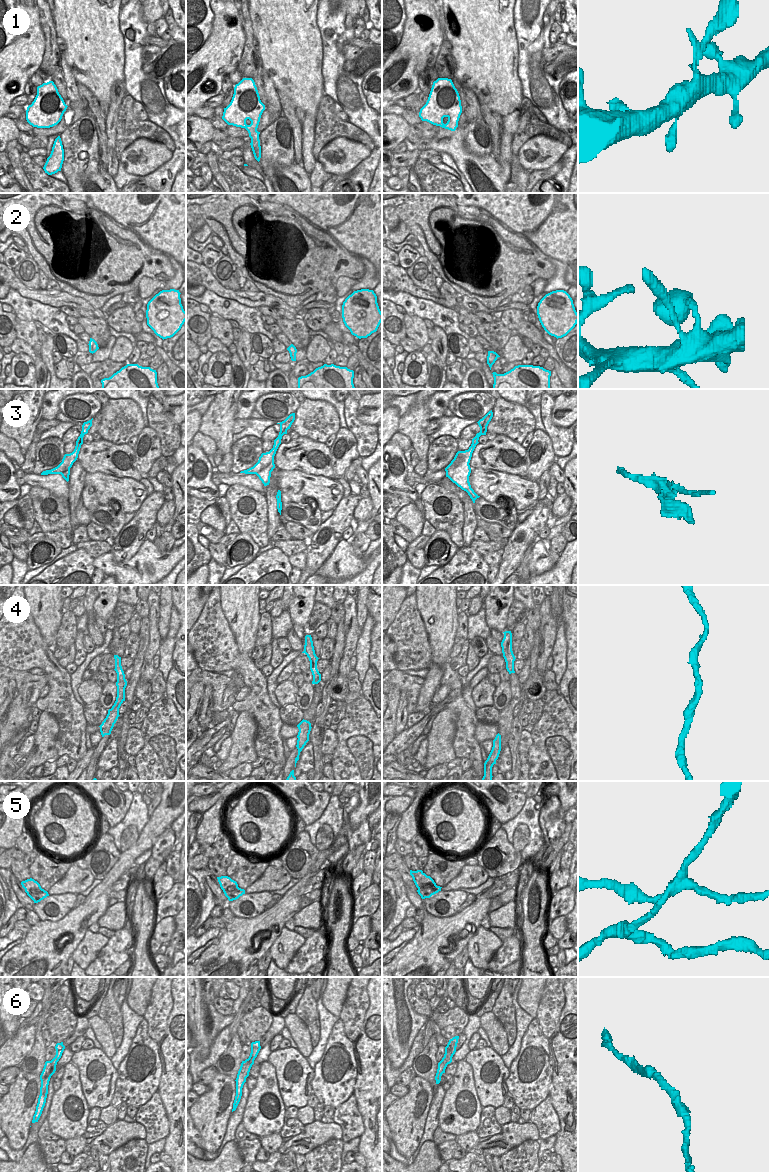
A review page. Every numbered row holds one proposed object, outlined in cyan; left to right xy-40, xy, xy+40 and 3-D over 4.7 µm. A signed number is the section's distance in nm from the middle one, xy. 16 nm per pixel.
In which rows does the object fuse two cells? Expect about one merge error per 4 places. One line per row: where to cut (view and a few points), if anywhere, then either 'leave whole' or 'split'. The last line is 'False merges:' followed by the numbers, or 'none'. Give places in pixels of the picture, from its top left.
1: no cut | leave whole
2: no cut | leave whole
3: xy+40 (465, 450), (466, 456), (464, 459), (446, 471) | split
4: no cut | leave whole
5: xy+40 (435, 883), (431, 887), (418, 888) | split
6: no cut | leave whole
False merges: 3, 5

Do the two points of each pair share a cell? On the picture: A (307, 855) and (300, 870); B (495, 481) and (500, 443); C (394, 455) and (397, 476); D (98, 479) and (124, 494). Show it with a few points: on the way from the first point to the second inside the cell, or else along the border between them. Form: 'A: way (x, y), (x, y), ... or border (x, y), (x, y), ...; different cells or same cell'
A: way (303, 859), (300, 862), (300, 866); same cell
B: border (473, 468), (493, 469), (519, 476); different cells
C: way (400, 457), (405, 467), (403, 471); same cell
D: way (104, 485), (108, 489), (118, 490); same cell

